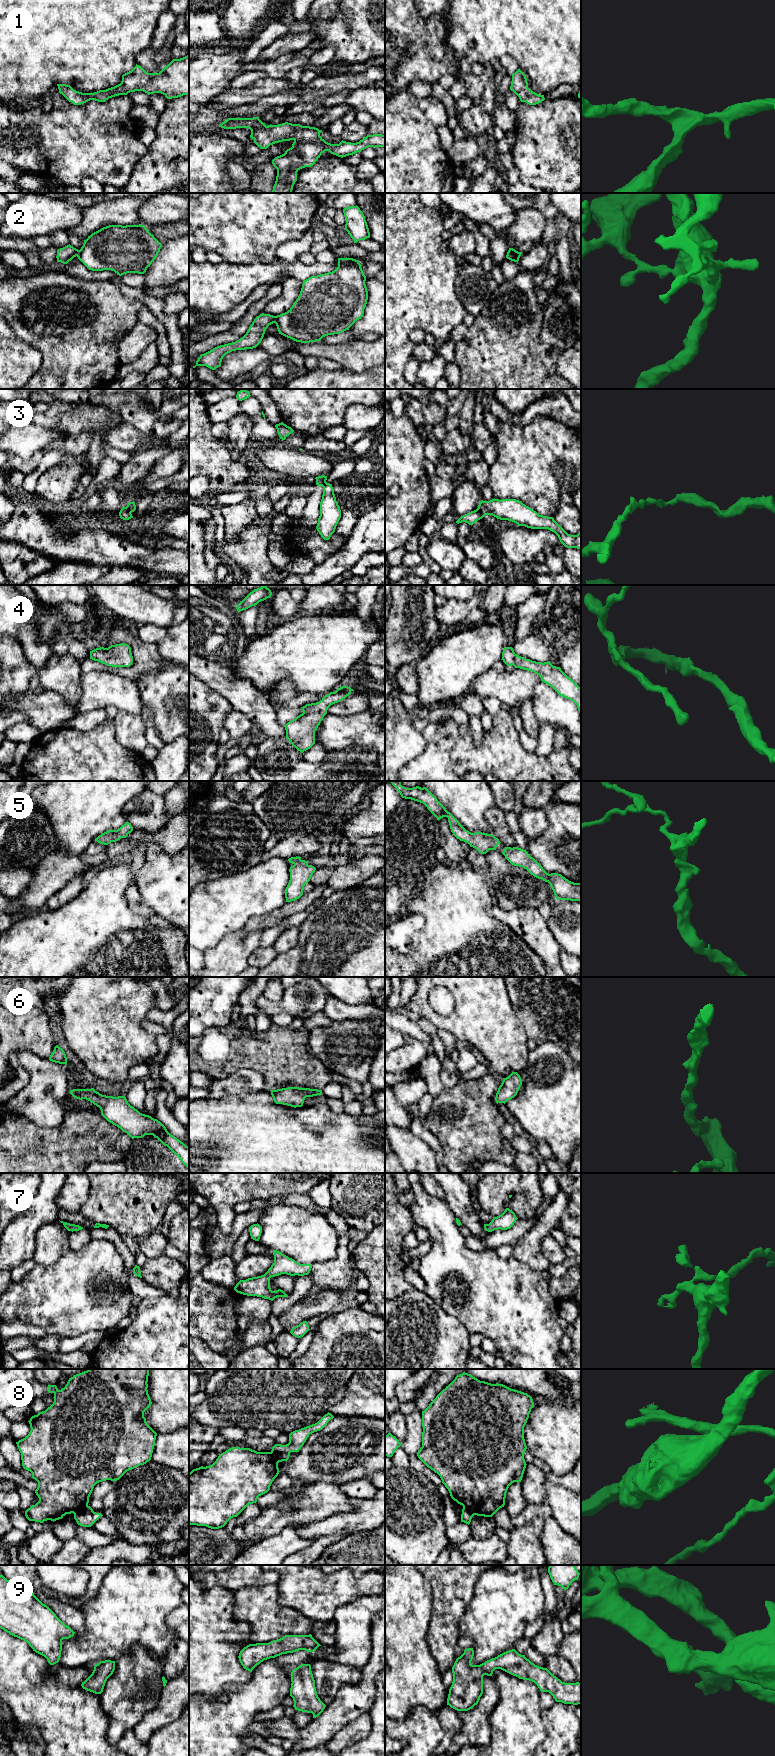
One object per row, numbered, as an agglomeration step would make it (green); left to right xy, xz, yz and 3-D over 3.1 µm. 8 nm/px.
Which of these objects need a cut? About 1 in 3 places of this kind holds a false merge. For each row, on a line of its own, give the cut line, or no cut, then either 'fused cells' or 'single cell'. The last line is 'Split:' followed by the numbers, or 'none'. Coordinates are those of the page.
1: no cut; single cell
2: cut in xz along (274, 316), (275, 322); fused cells
3: cut in yz along (477, 508), (484, 515); fused cells
4: no cut; single cell
5: no cut; single cell
6: no cut; single cell
7: no cut; single cell
8: cut in xy along (87, 1504), (73, 1513); fused cells
9: no cut; single cell
Split: 2, 3, 8

